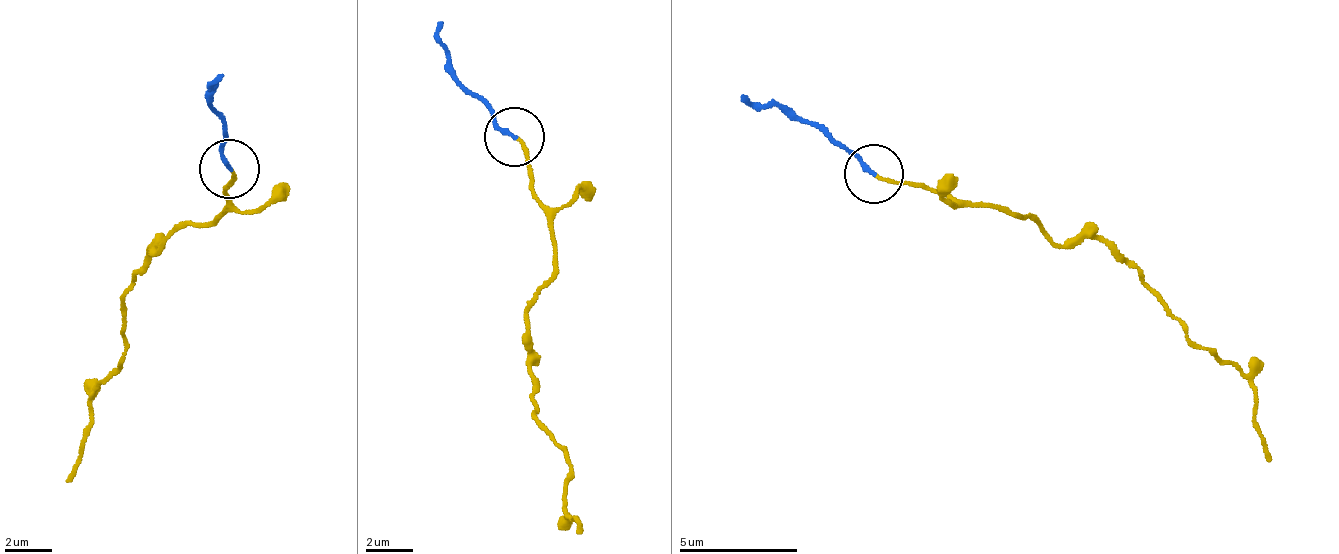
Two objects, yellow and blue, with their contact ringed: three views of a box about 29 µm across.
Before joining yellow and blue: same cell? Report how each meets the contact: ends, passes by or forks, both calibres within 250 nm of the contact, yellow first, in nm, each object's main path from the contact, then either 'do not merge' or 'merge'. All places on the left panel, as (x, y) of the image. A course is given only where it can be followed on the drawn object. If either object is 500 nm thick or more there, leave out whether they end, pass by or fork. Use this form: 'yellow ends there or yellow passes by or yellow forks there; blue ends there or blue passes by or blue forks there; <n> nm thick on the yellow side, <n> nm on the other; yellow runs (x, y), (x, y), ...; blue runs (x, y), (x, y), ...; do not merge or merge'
yellow ends there; blue ends there; 120 nm thick on the yellow side, 170 nm on the other; yellow runs (230, 167), (231, 206), (142, 258), (120, 362), (63, 482); blue runs (230, 167), (208, 99), (226, 76); merge

